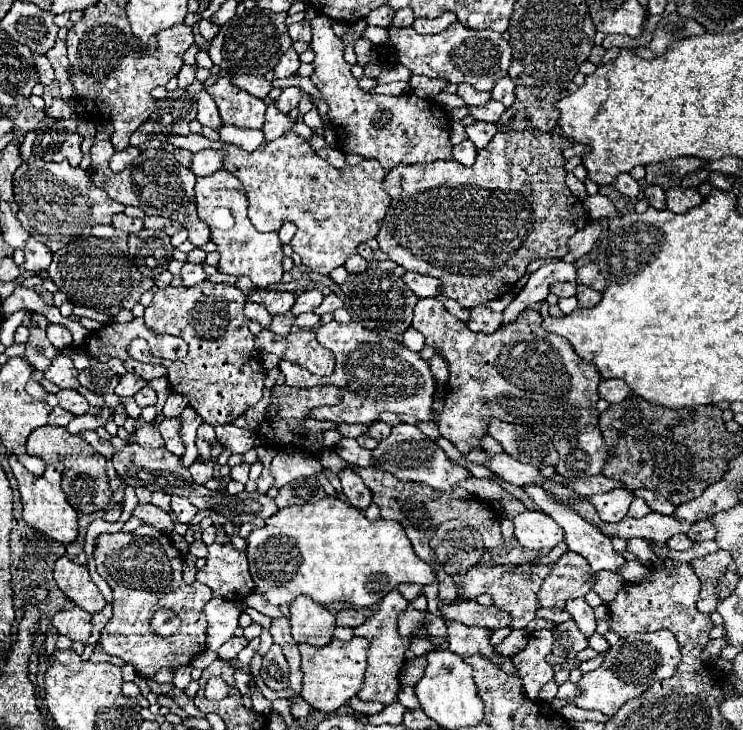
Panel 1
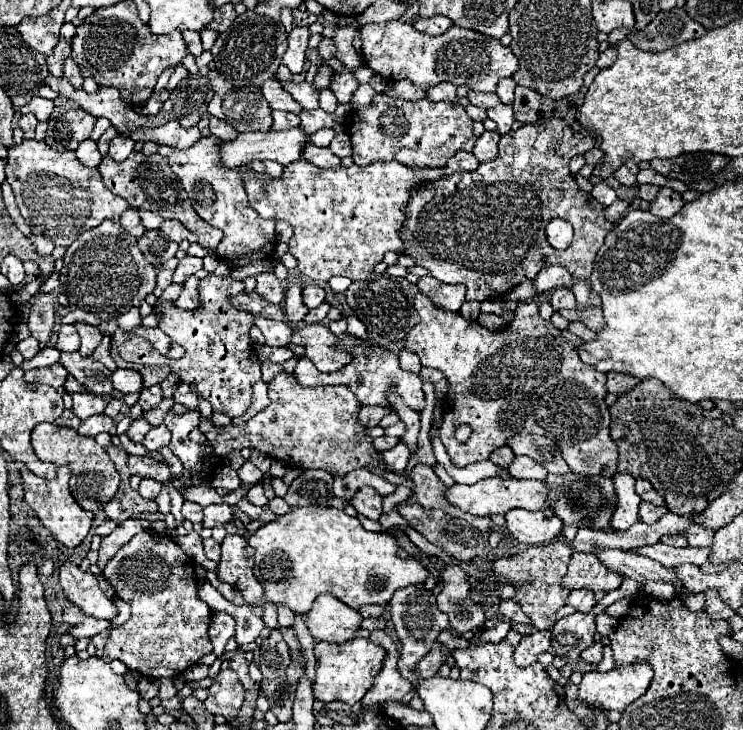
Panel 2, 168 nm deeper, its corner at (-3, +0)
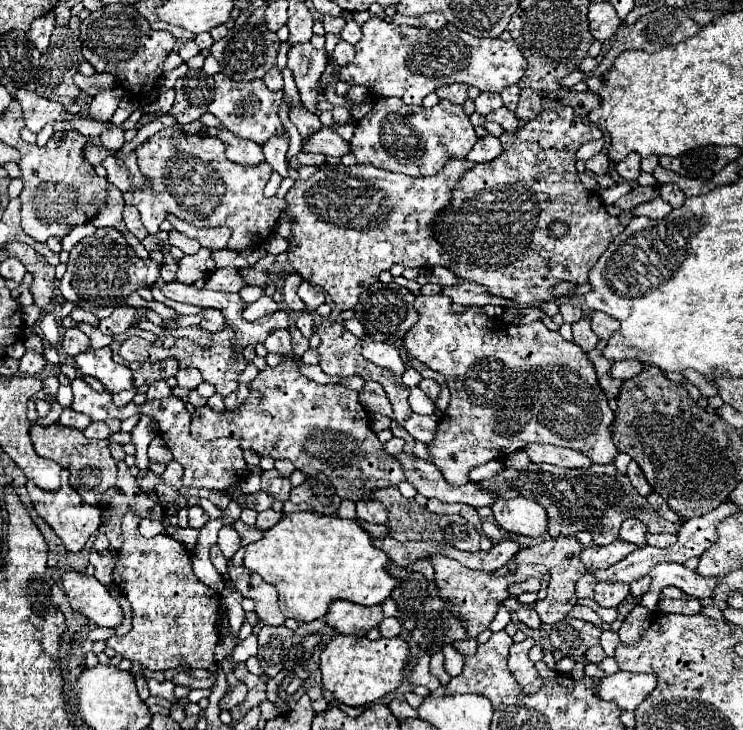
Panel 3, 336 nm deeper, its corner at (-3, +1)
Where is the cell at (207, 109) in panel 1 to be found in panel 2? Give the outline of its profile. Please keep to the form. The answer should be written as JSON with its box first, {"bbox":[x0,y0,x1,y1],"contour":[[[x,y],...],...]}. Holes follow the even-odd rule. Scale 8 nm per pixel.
{"bbox":[208,114,238,142],"contour":[[[208,114],[208,118],[210,118],[208,130],[212,132],[212,136],[216,136],[216,138],[222,140],[222,142],[228,142],[228,140],[234,140],[234,138],[236,138],[238,132],[236,132],[230,124],[226,124],[226,122],[222,122],[220,118],[214,118],[214,116],[210,116],[210,114]]]}

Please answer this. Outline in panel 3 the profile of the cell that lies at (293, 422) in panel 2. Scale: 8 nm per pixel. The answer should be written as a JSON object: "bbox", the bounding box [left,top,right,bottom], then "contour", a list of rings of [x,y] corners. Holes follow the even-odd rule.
{"bbox":[190,329,498,507],"contour":[[[278,329],[272,331],[268,335],[268,339],[264,341],[266,351],[270,353],[280,353],[284,359],[282,363],[278,363],[274,369],[264,369],[260,371],[252,381],[250,381],[250,397],[236,409],[236,411],[214,411],[208,405],[198,407],[192,415],[190,421],[190,433],[194,439],[198,441],[212,441],[212,439],[220,439],[220,437],[236,437],[242,439],[242,449],[250,449],[254,453],[258,453],[260,457],[268,455],[274,459],[288,459],[294,463],[294,467],[298,471],[304,471],[308,477],[314,477],[318,473],[326,475],[330,481],[334,481],[338,487],[338,491],[344,491],[344,499],[350,501],[360,501],[360,491],[362,489],[382,489],[390,483],[400,483],[400,481],[408,481],[410,485],[414,485],[418,489],[418,493],[422,493],[424,497],[436,497],[444,503],[466,503],[470,507],[490,507],[498,497],[482,491],[478,483],[466,483],[462,487],[452,487],[450,483],[446,483],[446,479],[442,477],[442,473],[434,467],[434,463],[424,461],[412,453],[402,453],[402,455],[388,455],[382,447],[382,443],[378,441],[376,433],[370,427],[370,415],[364,409],[364,405],[358,401],[358,393],[354,389],[346,389],[344,385],[320,385],[314,383],[310,379],[306,379],[300,371],[298,371],[298,363],[296,363],[296,355],[292,351],[290,345],[290,333],[288,329]]]}

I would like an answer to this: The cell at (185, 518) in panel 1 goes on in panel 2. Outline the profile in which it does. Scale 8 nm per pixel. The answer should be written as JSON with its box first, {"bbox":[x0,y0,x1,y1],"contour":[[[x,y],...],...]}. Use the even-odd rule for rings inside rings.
{"bbox":[182,502,204,524],"contour":[[[184,502],[184,506],[182,506],[182,516],[184,516],[186,520],[190,520],[192,524],[202,522],[202,518],[204,518],[202,508],[200,508],[198,504],[194,504],[194,502]]]}

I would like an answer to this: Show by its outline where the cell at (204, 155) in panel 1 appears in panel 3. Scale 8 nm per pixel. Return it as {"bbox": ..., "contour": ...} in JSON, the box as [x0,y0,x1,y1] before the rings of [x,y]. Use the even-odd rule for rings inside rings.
{"bbox":[304,127,350,157],"contour":[[[324,127],[322,131],[314,133],[310,139],[304,139],[304,151],[342,157],[350,153],[350,143],[346,143],[332,127]]]}

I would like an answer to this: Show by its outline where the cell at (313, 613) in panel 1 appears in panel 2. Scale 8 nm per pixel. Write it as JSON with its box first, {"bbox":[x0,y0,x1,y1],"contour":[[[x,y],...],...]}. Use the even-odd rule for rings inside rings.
{"bbox":[306,594,362,644],"contour":[[[320,594],[314,600],[310,614],[306,614],[306,626],[312,638],[330,644],[352,640],[360,622],[362,616],[344,602],[338,602],[332,594]]]}

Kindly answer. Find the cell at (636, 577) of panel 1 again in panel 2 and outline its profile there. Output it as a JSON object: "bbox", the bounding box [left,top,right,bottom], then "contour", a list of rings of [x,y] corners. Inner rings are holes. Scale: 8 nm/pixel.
{"bbox":[642,580,676,598],"contour":[[[658,580],[658,582],[644,582],[642,590],[644,590],[644,594],[648,594],[652,598],[672,598],[672,596],[676,596],[674,586],[668,584],[668,582],[662,582],[662,580]]]}

